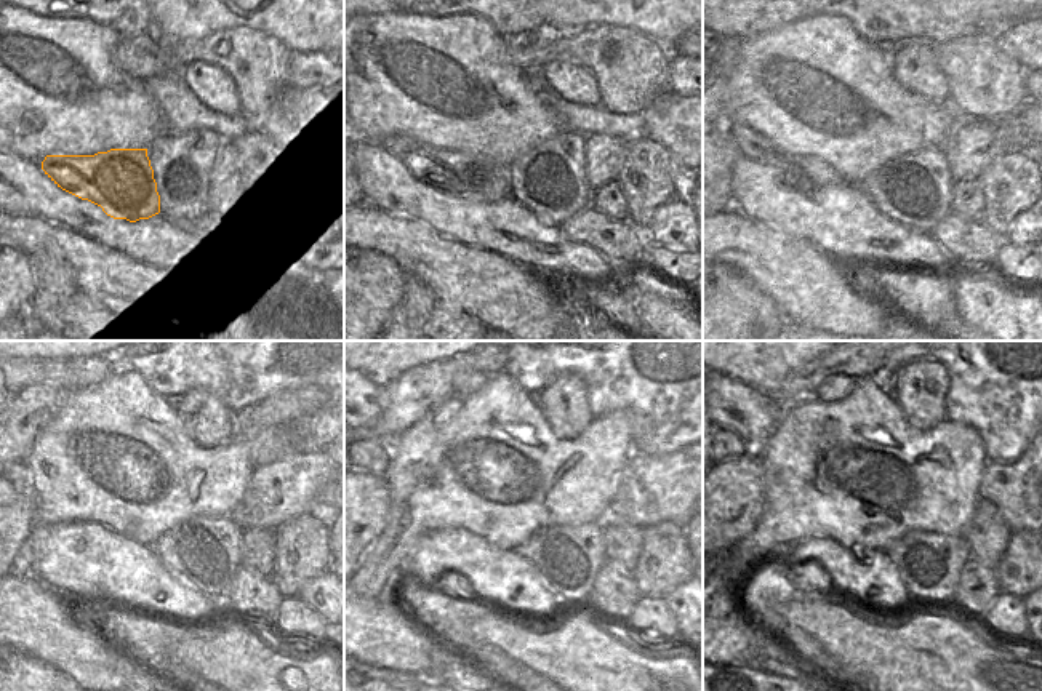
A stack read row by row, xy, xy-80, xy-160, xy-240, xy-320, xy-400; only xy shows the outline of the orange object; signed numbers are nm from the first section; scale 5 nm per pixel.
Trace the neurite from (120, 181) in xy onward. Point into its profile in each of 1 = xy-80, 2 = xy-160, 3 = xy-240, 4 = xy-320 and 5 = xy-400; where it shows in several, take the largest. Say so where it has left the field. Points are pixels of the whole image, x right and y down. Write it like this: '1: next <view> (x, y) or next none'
1: next xy-80 (474, 178)
2: next xy-160 (813, 173)
3: next xy-240 (18, 474)
4: next xy-320 (376, 453)
5: next xy-400 (735, 447)

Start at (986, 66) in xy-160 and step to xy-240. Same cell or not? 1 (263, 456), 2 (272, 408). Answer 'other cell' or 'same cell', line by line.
1: same cell
2: other cell

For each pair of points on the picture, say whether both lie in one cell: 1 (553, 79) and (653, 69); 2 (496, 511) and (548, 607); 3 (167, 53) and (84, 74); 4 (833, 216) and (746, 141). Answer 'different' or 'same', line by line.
1: different
2: different
3: different
4: different

